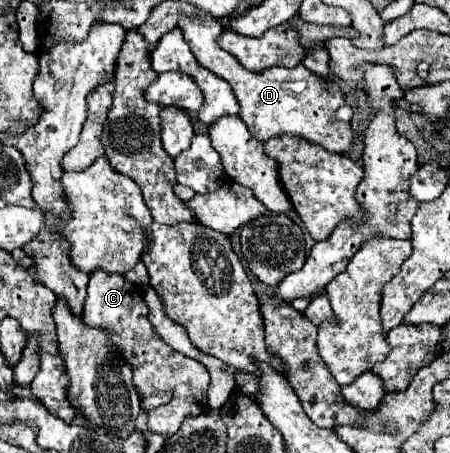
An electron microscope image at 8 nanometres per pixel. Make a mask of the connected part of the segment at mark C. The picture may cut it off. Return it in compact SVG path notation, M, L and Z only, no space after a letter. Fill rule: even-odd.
M104 270L92 272L82 316L88 326L104 328L112 334L114 344L118 346L126 362L132 364L134 386L140 396L150 396L152 392L164 392L164 390L174 392L172 402L154 408L150 412L148 426L152 432L158 432L162 436L172 436L174 432L178 432L182 420L188 414L196 416L208 410L206 402L206 390L210 384L208 370L198 360L192 360L176 352L154 334L152 324L148 322L148 306L142 298L140 286L128 282L122 274L108 274Z

